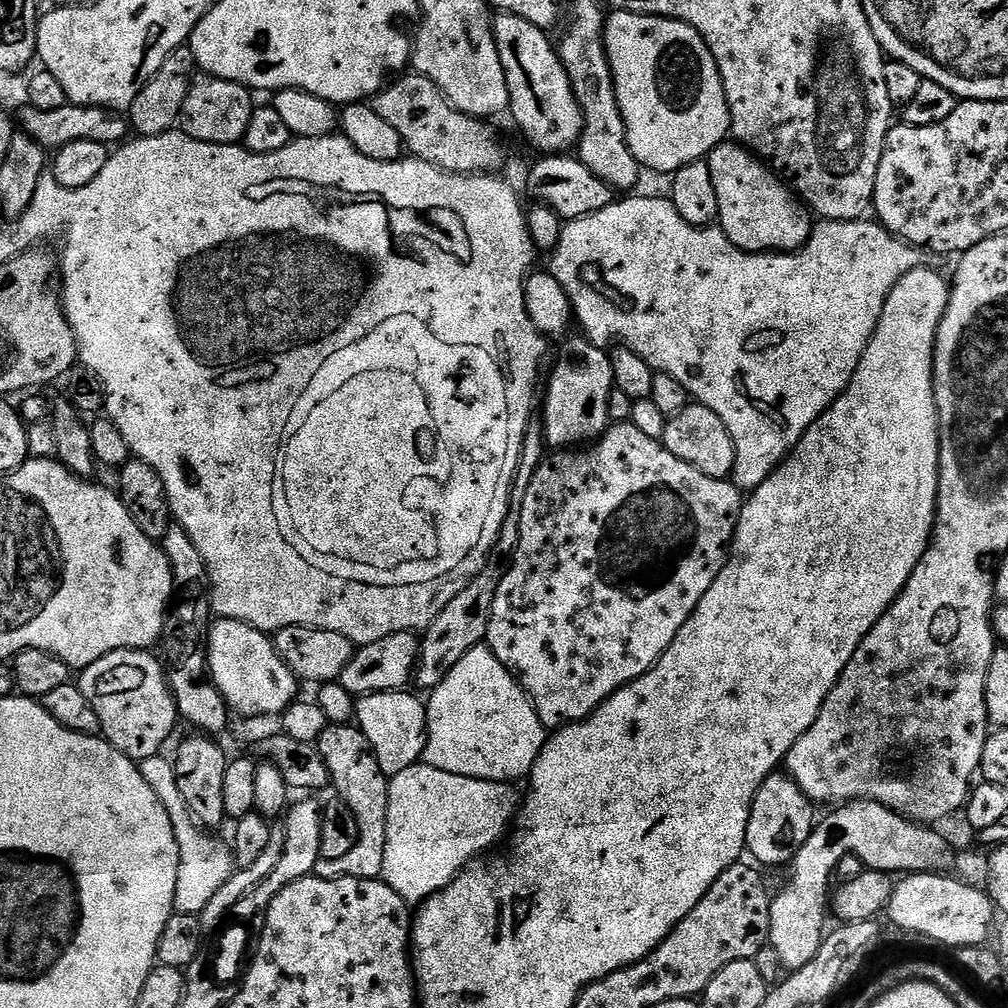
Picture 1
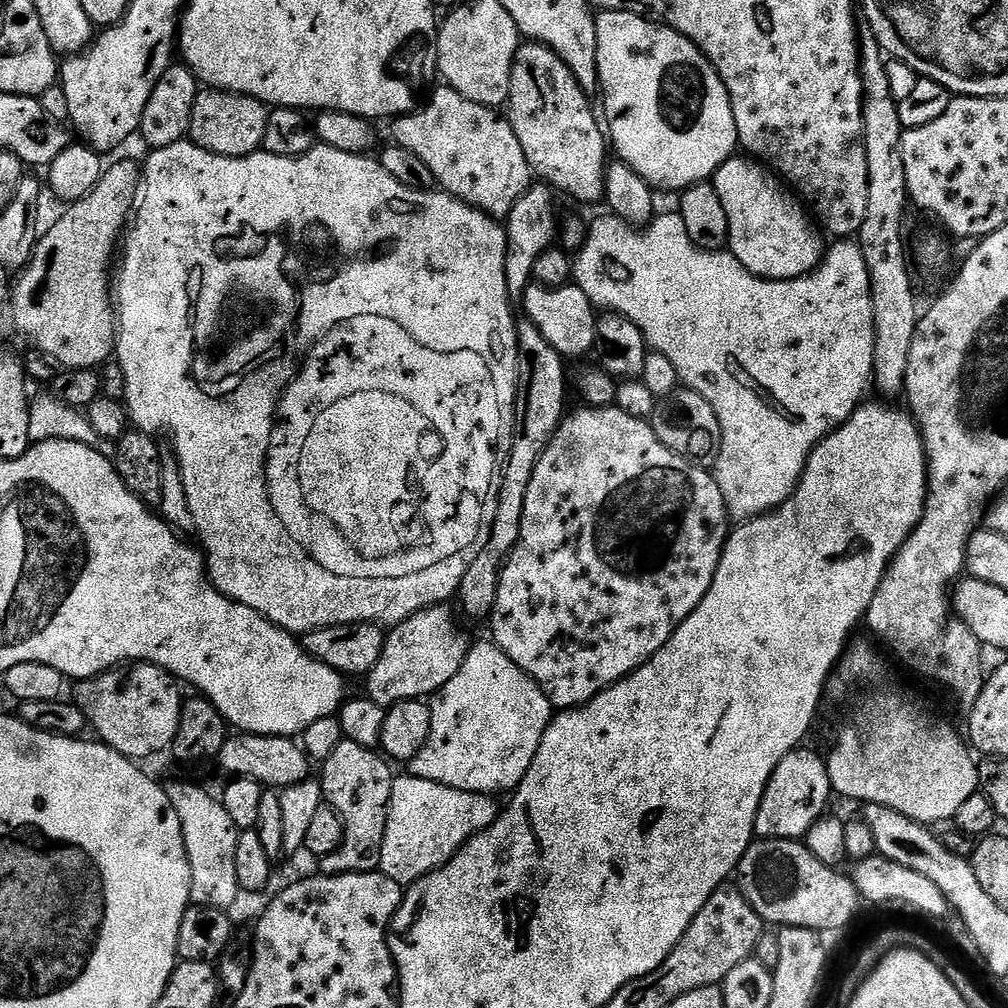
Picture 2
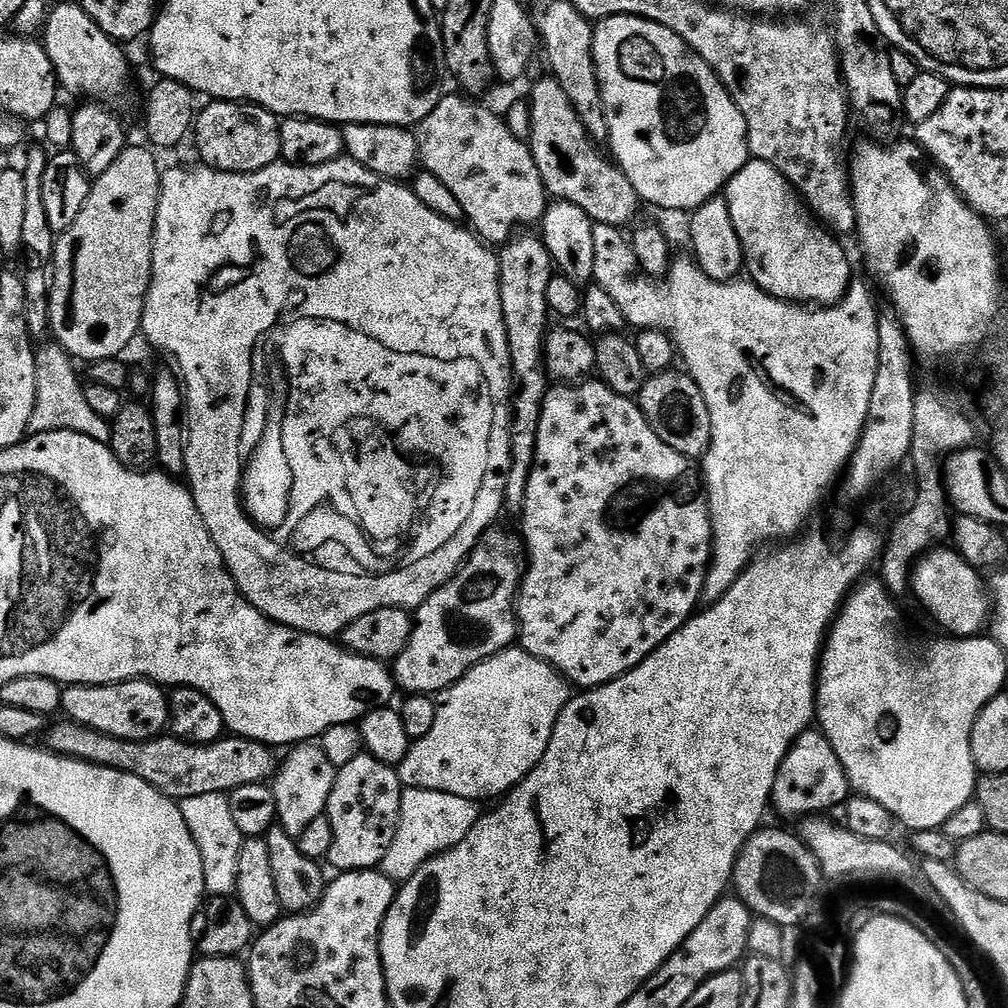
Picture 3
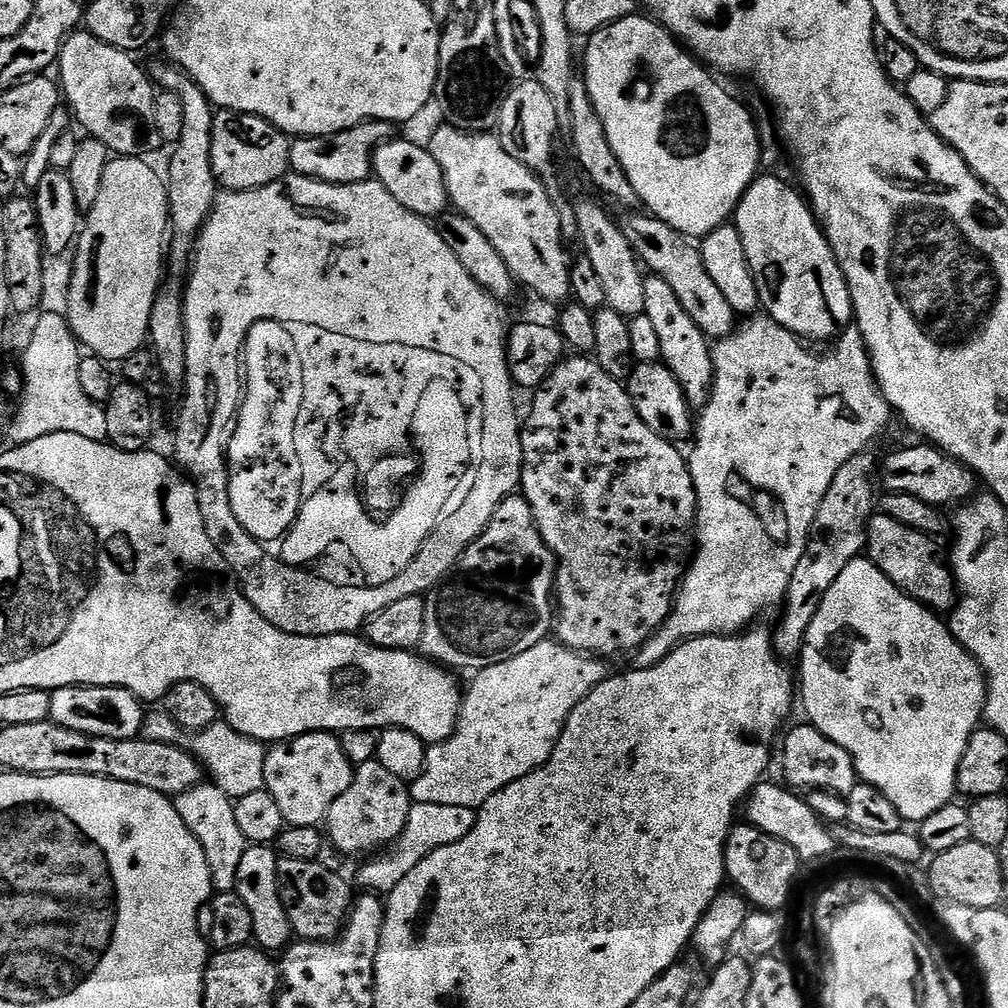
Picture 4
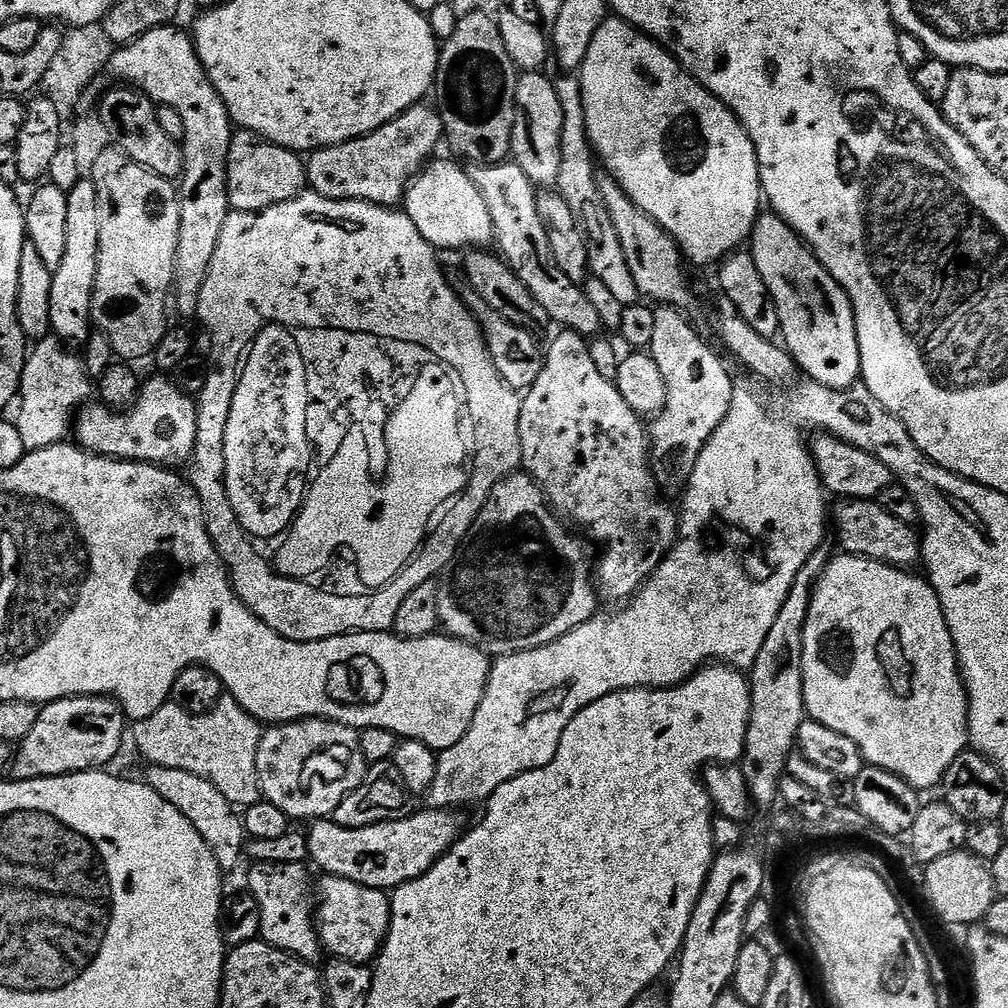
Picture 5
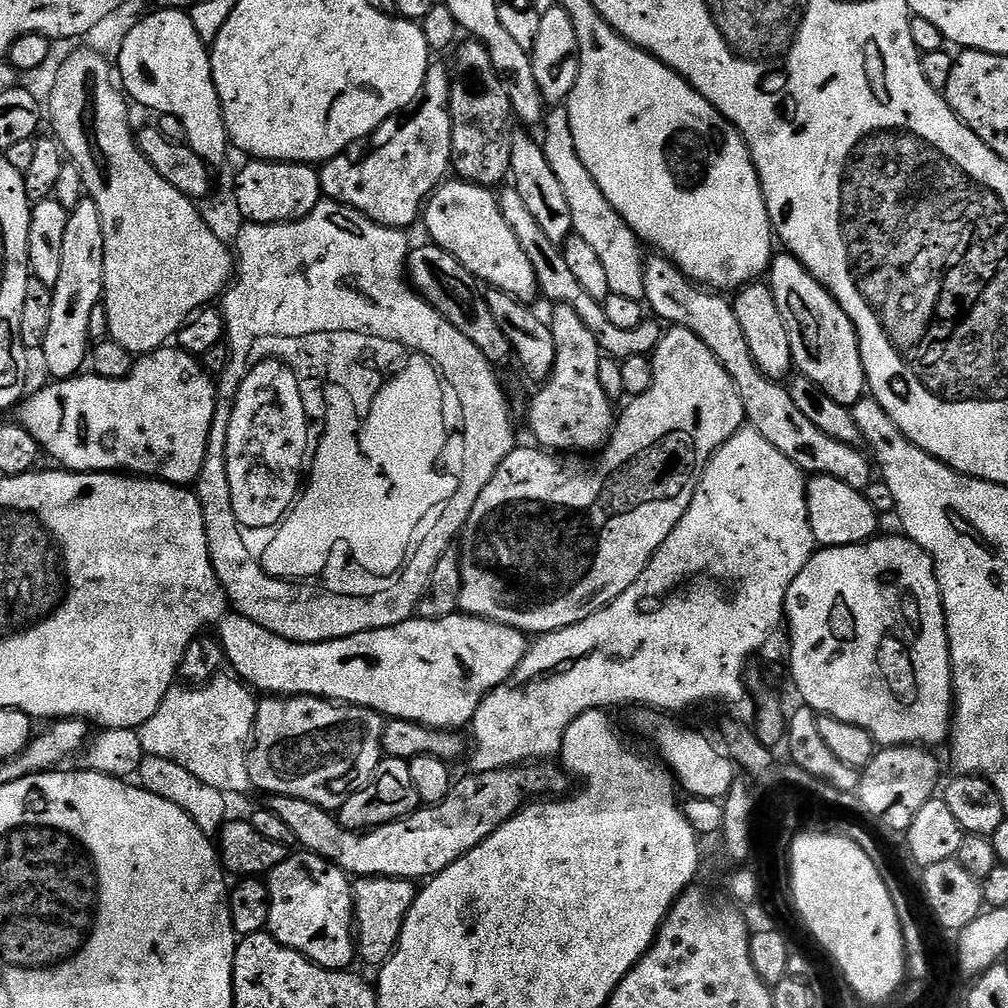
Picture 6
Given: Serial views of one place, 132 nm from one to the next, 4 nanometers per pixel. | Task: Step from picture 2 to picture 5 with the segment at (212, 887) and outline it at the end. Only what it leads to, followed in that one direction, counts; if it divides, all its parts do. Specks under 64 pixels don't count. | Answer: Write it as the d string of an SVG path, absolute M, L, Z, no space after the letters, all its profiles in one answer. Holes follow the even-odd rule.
M151 765L147 769L146 782L158 794L158 798L166 798L174 810L182 810L182 814L202 834L206 846L214 854L221 873L232 872L246 856L246 833L244 822L238 808L226 800L225 795L213 783L192 774L187 770L171 769L167 766Z

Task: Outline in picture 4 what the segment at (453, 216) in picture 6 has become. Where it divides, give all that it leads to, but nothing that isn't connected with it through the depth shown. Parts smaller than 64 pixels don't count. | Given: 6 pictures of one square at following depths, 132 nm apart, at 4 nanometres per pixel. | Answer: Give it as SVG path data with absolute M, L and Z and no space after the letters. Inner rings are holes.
M389 138L372 152L372 170L379 180L406 210L425 218L439 218L449 211L450 201L444 185L442 166L434 162L434 154L423 143L415 144L412 140Z

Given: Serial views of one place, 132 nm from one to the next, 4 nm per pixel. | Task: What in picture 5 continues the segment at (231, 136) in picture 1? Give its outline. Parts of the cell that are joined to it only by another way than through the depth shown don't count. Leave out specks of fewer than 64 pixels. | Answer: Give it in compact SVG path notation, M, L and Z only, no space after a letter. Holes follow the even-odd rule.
M236 130L228 150L228 202L237 212L261 212L305 191L308 170L305 161L289 148L258 142L253 132Z

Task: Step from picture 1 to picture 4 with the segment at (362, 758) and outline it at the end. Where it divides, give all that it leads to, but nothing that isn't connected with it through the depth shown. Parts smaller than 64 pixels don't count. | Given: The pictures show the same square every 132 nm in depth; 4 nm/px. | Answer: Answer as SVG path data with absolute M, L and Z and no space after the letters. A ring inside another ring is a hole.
M376 759L366 762L353 771L350 786L346 786L334 806L330 806L326 817L327 839L331 847L333 844L344 856L379 853L396 843L406 826L406 818L410 818L413 803L409 785L405 781L394 778L394 774L389 774L386 766Z

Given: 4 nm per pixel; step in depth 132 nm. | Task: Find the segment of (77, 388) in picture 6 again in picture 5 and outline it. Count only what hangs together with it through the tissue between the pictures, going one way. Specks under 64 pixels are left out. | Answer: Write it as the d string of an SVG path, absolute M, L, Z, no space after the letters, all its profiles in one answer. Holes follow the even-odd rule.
M164 374L154 376L153 380L145 379L141 383L138 398L130 408L113 410L103 402L85 403L74 420L79 447L97 456L159 464L169 470L187 465L198 436L196 400L181 390L175 379L167 380L169 377Z

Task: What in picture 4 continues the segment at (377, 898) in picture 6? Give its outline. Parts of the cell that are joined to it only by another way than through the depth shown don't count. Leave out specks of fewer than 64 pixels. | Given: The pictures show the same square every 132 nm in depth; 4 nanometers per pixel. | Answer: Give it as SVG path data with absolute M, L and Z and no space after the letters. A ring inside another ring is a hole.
M281 859L276 865L276 877L280 887L280 897L286 914L292 923L293 933L301 940L335 940L340 935L354 903L354 888L336 872L331 872L324 862L315 860Z

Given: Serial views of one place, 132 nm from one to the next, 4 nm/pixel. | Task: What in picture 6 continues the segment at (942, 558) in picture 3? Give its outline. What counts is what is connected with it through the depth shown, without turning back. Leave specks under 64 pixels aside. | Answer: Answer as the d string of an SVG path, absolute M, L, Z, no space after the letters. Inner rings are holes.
M812 476L806 484L806 506L810 518L810 530L817 545L825 548L865 544L877 535L881 517L870 506L864 493L854 490L846 482L829 476Z

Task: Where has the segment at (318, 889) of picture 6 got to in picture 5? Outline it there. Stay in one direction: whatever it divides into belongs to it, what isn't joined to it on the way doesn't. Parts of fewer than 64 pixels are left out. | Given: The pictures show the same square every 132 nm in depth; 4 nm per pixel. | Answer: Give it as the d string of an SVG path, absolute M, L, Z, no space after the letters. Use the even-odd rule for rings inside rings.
M257 864L248 872L247 891L262 910L259 939L300 960L316 962L322 956L320 936L314 919L314 896L308 893L308 872L304 864Z

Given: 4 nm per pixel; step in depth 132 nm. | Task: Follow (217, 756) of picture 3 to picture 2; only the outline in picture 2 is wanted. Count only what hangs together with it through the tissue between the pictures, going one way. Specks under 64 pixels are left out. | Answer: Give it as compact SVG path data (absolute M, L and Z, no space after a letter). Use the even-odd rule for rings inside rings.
M232 734L222 746L218 757L220 768L232 778L253 780L268 790L283 790L309 779L314 772L313 761L304 752L303 743L290 736L254 736Z

